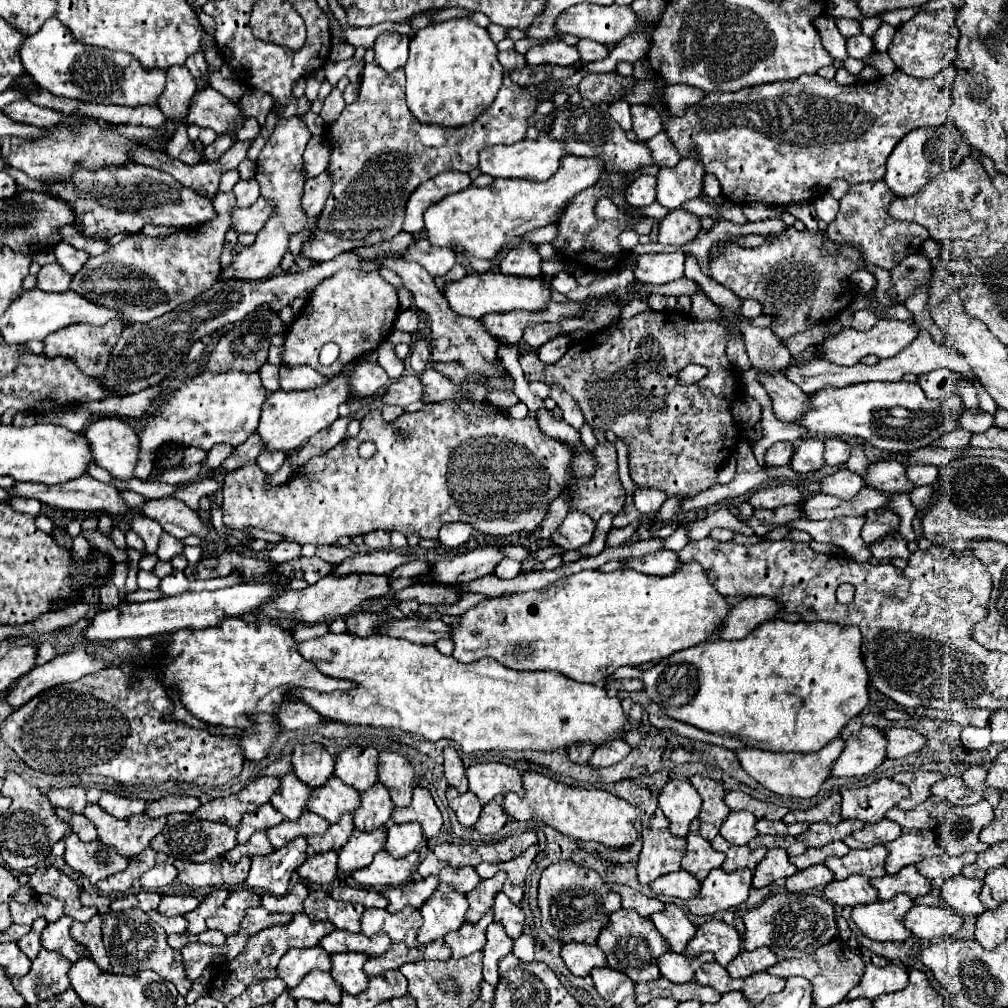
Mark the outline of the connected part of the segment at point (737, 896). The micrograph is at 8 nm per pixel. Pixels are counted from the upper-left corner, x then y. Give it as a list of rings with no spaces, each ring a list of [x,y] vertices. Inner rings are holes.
[[[713,870],[703,882],[701,882],[701,890],[697,896],[687,900],[687,908],[691,914],[695,916],[705,916],[705,914],[715,914],[719,910],[729,910],[731,906],[739,906],[747,900],[749,888],[751,888],[751,870],[737,870],[737,872],[725,872],[725,870]]]

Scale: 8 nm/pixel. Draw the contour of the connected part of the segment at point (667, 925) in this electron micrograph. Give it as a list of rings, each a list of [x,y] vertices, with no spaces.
[[[667,904],[665,910],[651,916],[651,922],[659,934],[669,942],[673,952],[683,954],[687,942],[695,936],[695,926],[689,922],[685,912],[677,904]]]

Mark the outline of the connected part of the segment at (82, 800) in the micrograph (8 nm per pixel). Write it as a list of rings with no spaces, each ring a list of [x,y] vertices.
[[[69,786],[69,788],[53,788],[47,794],[53,808],[67,808],[75,814],[83,814],[83,808],[87,806],[85,788],[83,786]]]

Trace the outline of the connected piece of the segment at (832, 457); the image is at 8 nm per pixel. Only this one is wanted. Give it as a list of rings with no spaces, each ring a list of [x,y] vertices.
[[[827,438],[825,440],[825,462],[827,464],[839,464],[849,460],[851,446],[843,438]]]

